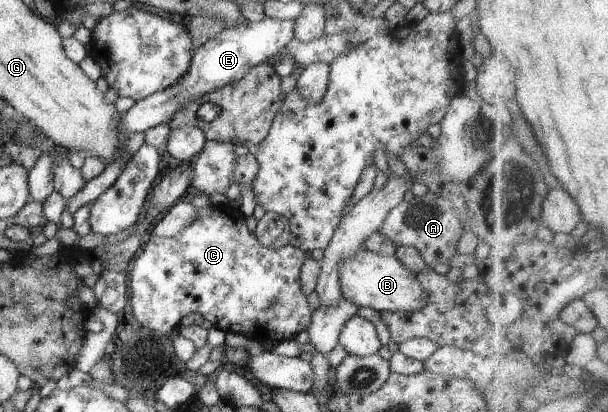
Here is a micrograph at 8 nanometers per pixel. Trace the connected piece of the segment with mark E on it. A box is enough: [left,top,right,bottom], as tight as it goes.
[120,16,296,134]

